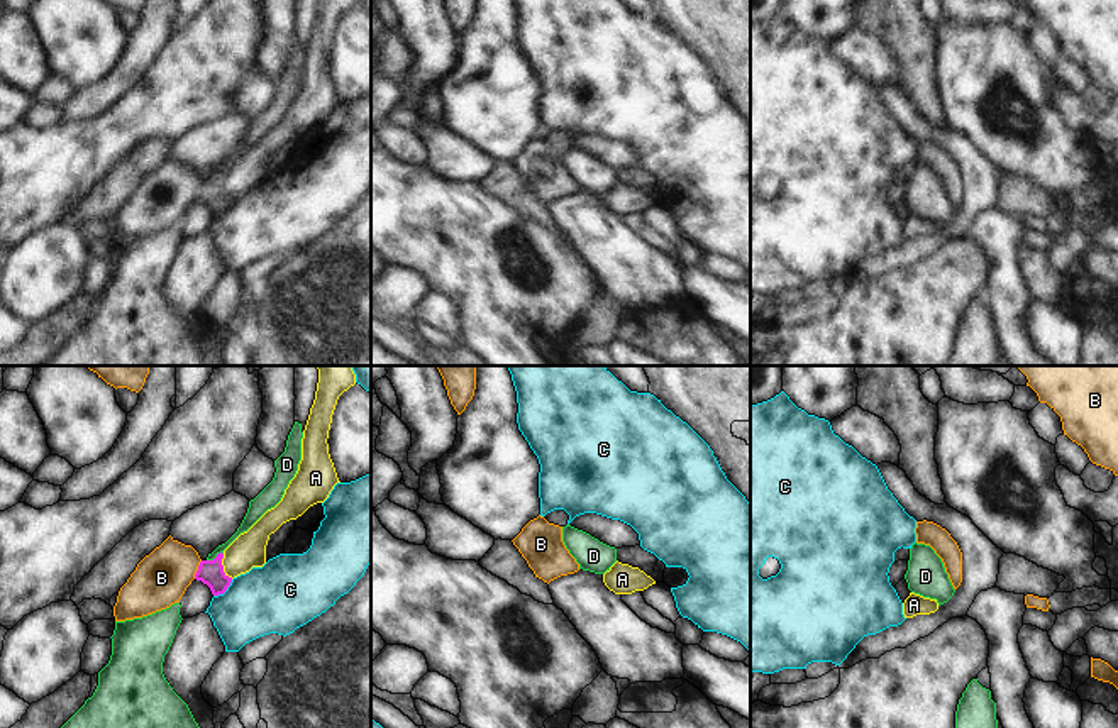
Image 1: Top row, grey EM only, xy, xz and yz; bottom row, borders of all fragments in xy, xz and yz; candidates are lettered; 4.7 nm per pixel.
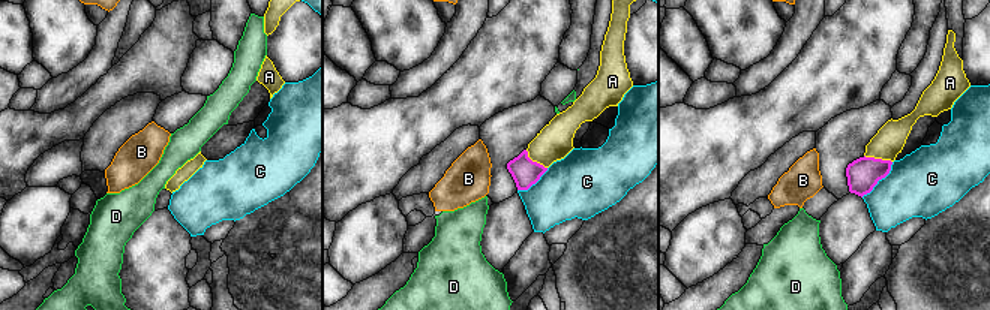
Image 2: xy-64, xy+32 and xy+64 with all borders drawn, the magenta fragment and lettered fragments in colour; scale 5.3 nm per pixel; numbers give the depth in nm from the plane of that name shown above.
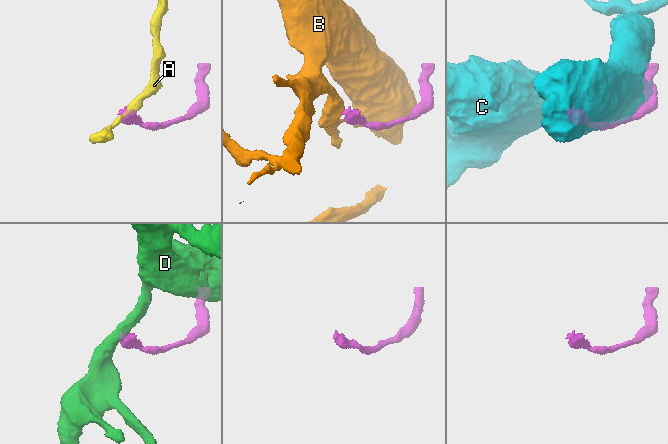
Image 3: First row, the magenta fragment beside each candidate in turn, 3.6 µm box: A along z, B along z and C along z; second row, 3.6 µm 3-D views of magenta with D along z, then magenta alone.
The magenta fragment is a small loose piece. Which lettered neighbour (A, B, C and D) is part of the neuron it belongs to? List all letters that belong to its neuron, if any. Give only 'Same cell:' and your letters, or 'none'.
Same cell: B

